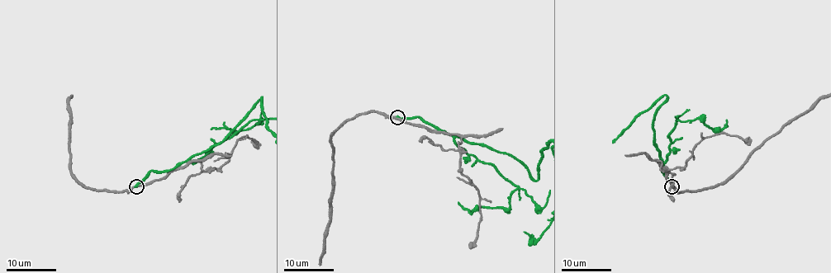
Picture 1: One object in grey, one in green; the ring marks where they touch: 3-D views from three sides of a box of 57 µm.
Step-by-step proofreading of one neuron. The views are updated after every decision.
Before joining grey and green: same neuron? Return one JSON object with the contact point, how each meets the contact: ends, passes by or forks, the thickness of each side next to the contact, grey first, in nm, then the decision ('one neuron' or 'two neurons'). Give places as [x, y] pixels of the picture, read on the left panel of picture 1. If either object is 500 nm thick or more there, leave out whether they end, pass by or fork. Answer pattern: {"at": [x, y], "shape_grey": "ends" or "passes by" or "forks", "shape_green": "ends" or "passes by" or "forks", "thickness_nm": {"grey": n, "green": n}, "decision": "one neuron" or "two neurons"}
{"at": [136, 186], "shape_grey": "passes by", "shape_green": "ends", "thickness_nm": {"grey": 280, "green": 300}, "decision": "two neurons"}

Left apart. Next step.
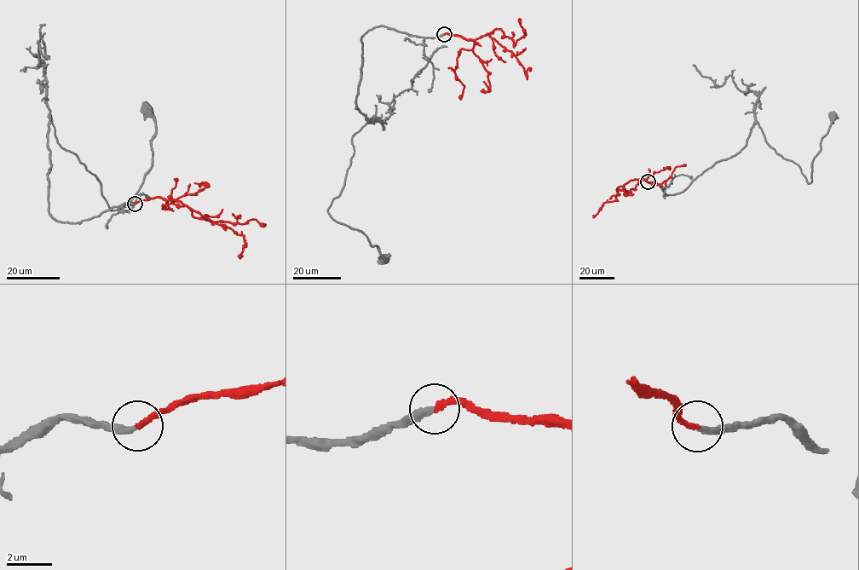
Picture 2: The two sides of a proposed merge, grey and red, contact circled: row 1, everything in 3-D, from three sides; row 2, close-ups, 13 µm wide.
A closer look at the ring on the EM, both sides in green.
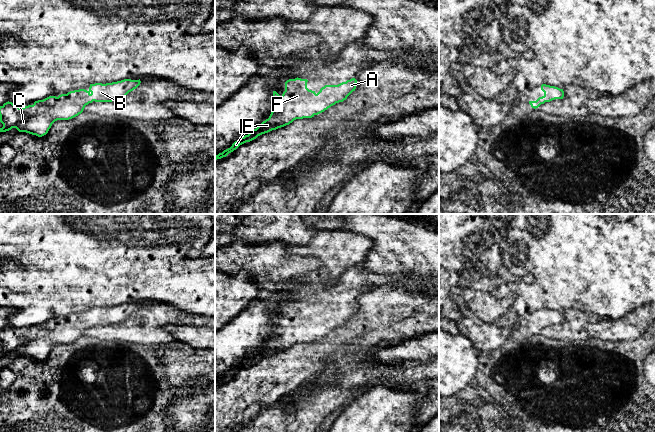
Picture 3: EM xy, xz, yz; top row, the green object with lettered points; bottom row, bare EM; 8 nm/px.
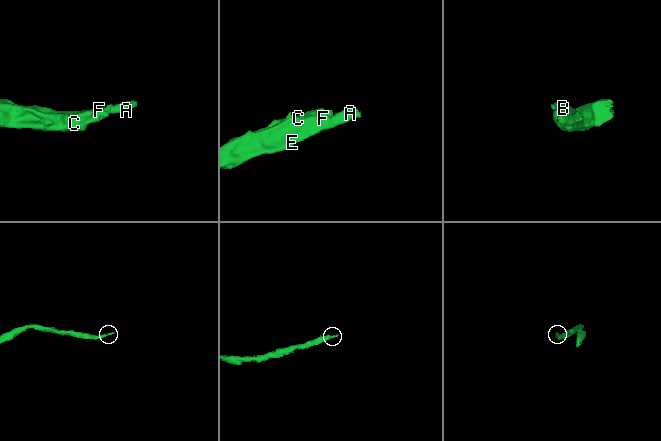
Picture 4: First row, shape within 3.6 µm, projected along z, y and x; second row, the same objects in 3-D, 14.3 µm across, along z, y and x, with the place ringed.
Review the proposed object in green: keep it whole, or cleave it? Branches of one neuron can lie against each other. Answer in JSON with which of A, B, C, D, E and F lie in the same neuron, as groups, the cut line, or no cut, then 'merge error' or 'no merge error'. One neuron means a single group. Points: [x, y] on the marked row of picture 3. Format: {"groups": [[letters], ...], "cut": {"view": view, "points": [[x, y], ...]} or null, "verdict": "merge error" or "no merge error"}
{"groups": [["A", "B", "C", "D", "E", "F"]], "cut": null, "verdict": "no merge error"}

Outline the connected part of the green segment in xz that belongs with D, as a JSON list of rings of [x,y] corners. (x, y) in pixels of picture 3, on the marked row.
[[[295,78],[285,82],[285,91],[280,96],[273,91],[275,105],[268,119],[263,121],[248,135],[235,141],[232,146],[215,156],[215,159],[226,157],[240,145],[256,139],[272,130],[289,125],[296,119],[312,118],[336,103],[343,102],[356,89],[357,80],[352,78],[338,85],[325,85],[316,94],[307,88],[307,79]]]

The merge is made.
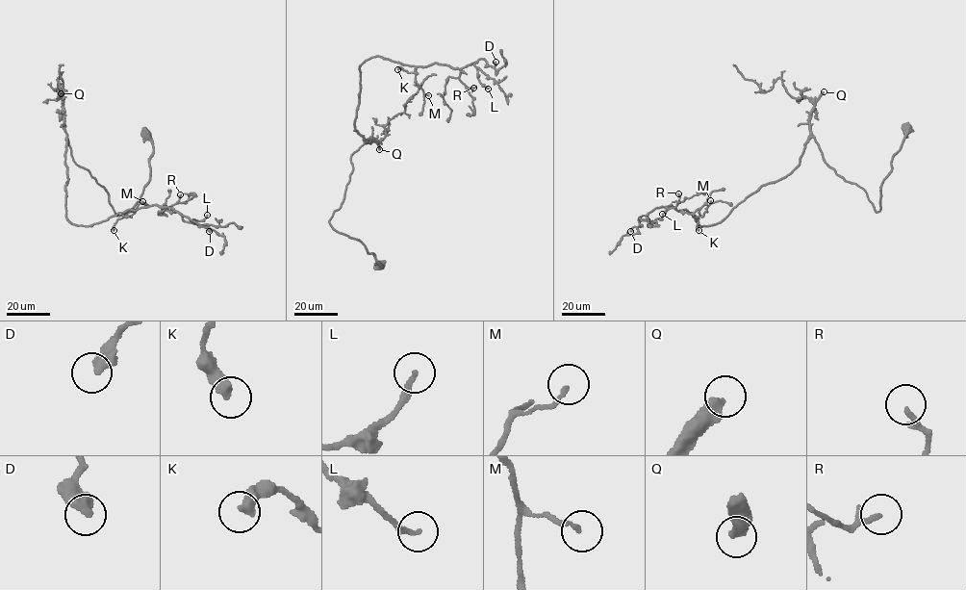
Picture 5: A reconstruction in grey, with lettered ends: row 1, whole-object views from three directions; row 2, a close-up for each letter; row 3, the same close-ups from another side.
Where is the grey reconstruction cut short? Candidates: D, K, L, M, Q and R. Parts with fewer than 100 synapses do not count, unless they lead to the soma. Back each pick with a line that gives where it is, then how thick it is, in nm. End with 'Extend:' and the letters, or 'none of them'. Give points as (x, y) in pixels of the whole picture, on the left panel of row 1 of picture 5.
Q: (61, 93) | 360 nm
Extend: Q

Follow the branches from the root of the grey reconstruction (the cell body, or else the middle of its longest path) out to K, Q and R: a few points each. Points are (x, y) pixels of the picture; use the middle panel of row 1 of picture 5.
K: (380, 265), (329, 221), (364, 142), (354, 130), (360, 65), (380, 56), (416, 69), (397, 69)
Q: (380, 265), (360, 241), (340, 233), (329, 221), (344, 196), (351, 155), (368, 139), (376, 139), (379, 149)
R: (380, 265), (329, 221), (364, 142), (354, 130), (360, 65), (377, 56), (446, 64), (473, 88)

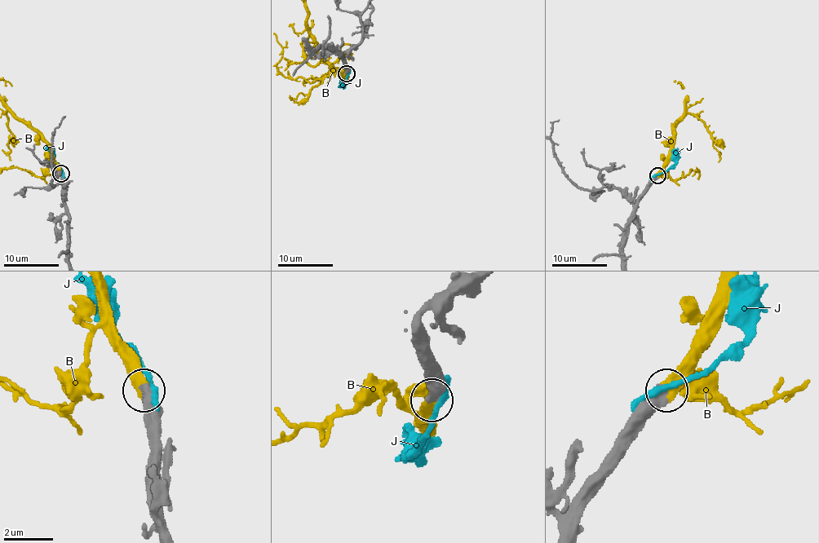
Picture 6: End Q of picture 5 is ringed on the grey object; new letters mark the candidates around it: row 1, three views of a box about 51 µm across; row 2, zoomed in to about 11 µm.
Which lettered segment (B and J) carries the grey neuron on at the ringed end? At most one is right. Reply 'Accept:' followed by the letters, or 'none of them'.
Accept: B

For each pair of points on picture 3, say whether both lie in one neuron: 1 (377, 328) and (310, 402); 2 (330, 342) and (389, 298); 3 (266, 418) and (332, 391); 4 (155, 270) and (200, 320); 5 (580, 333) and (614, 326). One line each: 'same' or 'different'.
1: different
2: same
3: same
4: different
5: different

